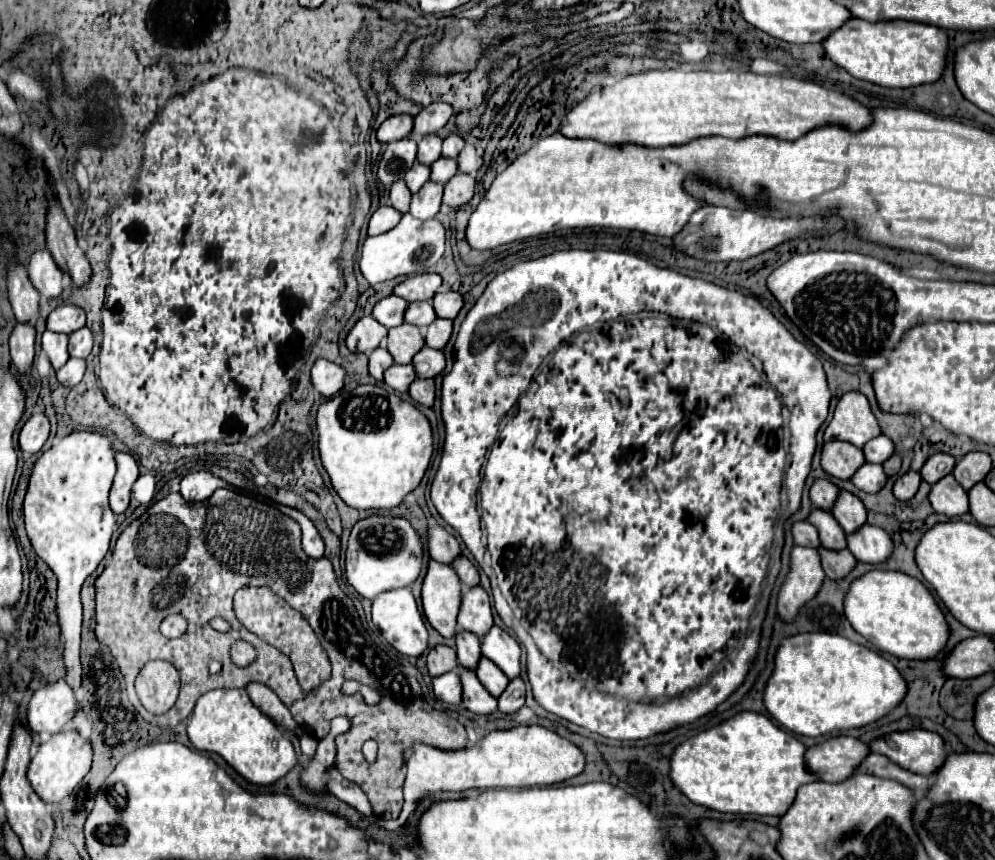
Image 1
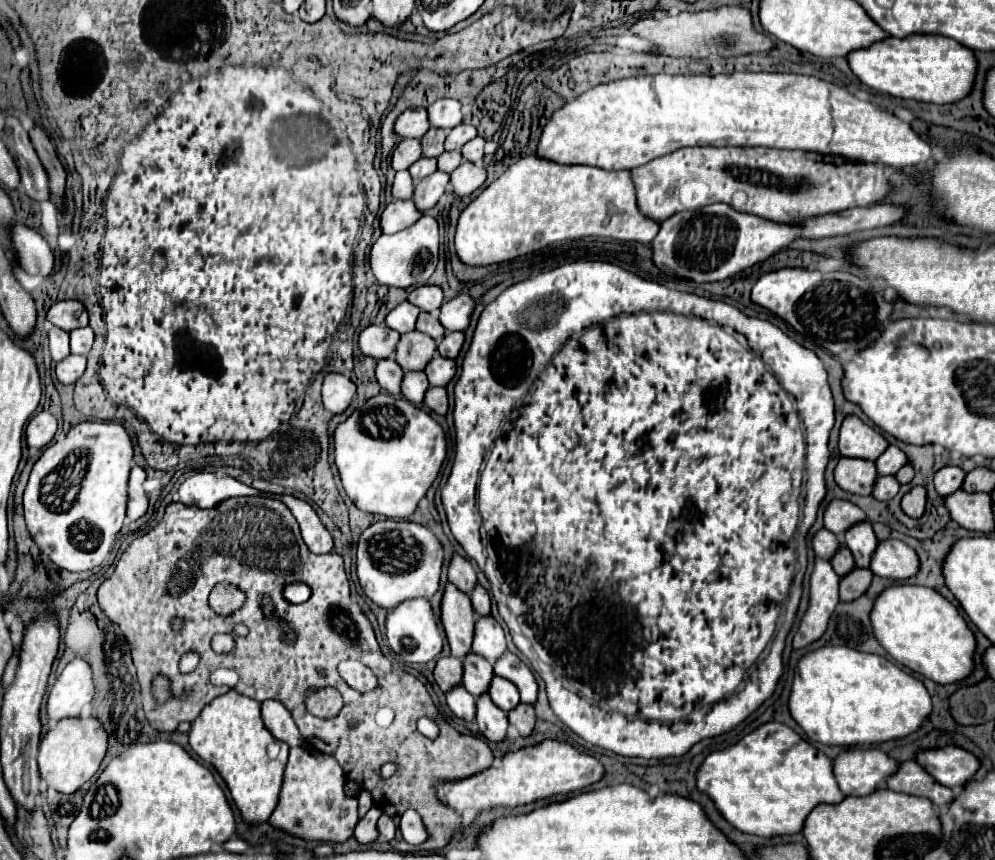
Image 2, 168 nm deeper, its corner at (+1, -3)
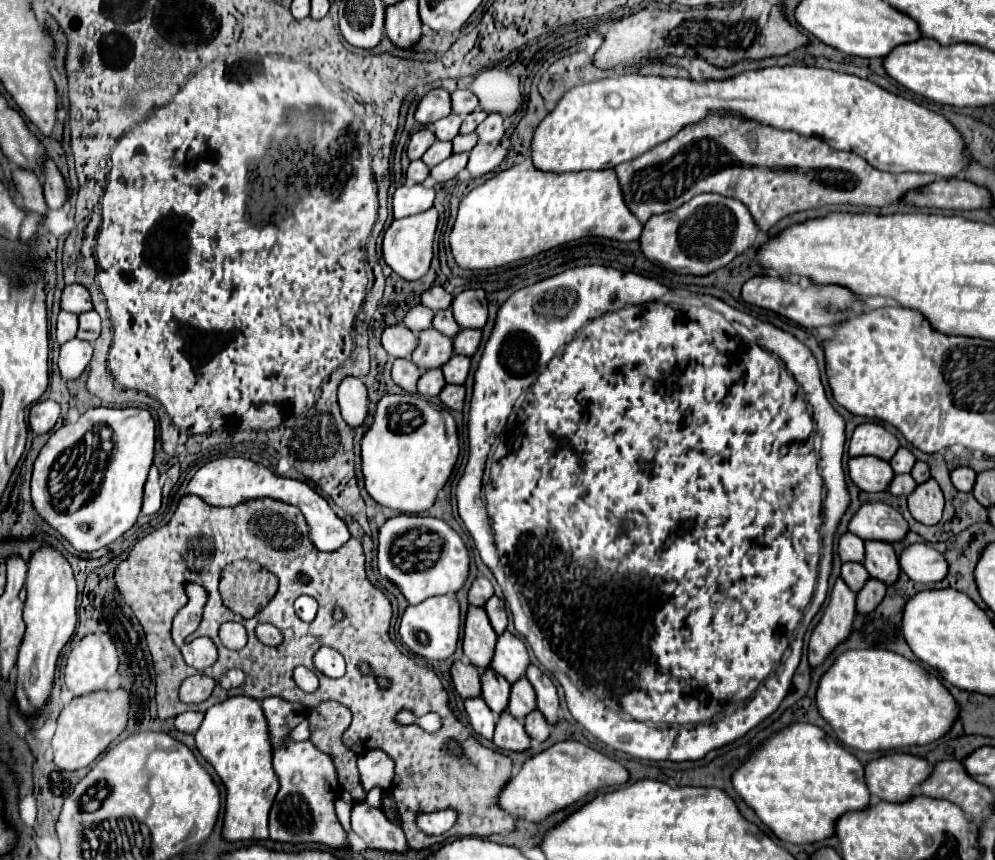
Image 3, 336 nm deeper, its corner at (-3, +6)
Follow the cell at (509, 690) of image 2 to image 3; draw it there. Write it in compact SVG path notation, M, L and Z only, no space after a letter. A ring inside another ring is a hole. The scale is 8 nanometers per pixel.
M523 676L523 680L515 680L515 684L511 684L511 696L509 696L509 712L511 716L523 720L527 716L527 712L531 712L535 708L535 690L529 684L529 680Z

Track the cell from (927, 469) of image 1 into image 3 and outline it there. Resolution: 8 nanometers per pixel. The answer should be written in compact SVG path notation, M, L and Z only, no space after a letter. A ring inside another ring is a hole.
M959 466L955 470L951 470L951 482L957 490L963 490L963 492L971 492L973 484L975 484L975 472L971 468L965 468L965 466Z

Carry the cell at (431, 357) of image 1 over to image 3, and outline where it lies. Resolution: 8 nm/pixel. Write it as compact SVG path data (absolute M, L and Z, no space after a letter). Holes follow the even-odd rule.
M453 354L447 364L443 364L443 376L447 384L463 384L469 372L469 356Z

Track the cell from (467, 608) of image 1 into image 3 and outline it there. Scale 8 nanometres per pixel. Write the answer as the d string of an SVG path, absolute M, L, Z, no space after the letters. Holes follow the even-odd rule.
M507 630L497 634L495 656L491 658L491 668L495 668L509 682L515 682L519 676L525 674L527 664L529 664L529 654L527 654L525 644Z

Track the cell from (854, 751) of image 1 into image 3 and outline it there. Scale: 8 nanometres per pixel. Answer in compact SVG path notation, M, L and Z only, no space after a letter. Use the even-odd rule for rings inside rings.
M893 752L865 764L865 780L875 800L903 802L931 774L933 766L917 756Z

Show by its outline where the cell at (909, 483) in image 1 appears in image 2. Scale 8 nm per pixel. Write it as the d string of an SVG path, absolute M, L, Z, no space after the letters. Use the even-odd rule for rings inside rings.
M913 487L911 491L907 491L901 499L901 509L905 511L905 515L909 515L911 519L919 519L925 513L925 503L927 503L927 489L925 487Z

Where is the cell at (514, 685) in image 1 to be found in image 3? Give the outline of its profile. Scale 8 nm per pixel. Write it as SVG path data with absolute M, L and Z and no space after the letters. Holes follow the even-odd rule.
M535 708L535 712L529 712L525 718L525 730L531 738L543 742L549 736L549 724L545 720L545 716Z

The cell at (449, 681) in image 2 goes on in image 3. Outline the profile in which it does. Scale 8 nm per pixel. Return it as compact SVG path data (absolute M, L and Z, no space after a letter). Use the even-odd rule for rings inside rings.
M467 660L453 662L451 678L453 678L455 690L461 694L461 698L471 698L471 696L481 694L481 674L471 662L467 662Z

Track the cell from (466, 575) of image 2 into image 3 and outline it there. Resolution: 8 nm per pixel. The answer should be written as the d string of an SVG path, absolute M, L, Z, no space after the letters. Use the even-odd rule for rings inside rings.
M477 574L475 580L471 582L471 588L469 588L469 604L483 606L491 596L493 596L493 586L491 586L491 582L489 582L485 576Z

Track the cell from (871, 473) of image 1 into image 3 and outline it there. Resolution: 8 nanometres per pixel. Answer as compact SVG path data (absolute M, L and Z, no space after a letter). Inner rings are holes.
M897 474L897 476L891 480L891 484L887 486L887 492L895 494L895 496L901 496L901 494L907 496L915 486L917 486L917 482L915 482L909 474Z

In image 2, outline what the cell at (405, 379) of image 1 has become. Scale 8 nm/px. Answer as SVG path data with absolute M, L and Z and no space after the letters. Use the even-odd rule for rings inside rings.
M405 373L401 393L411 403L423 403L425 391L429 389L429 381L425 373Z

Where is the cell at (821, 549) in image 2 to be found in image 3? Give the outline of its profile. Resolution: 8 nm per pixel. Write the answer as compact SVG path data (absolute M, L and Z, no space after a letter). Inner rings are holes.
M845 532L837 540L837 554L843 562L863 562L863 540L851 532Z

